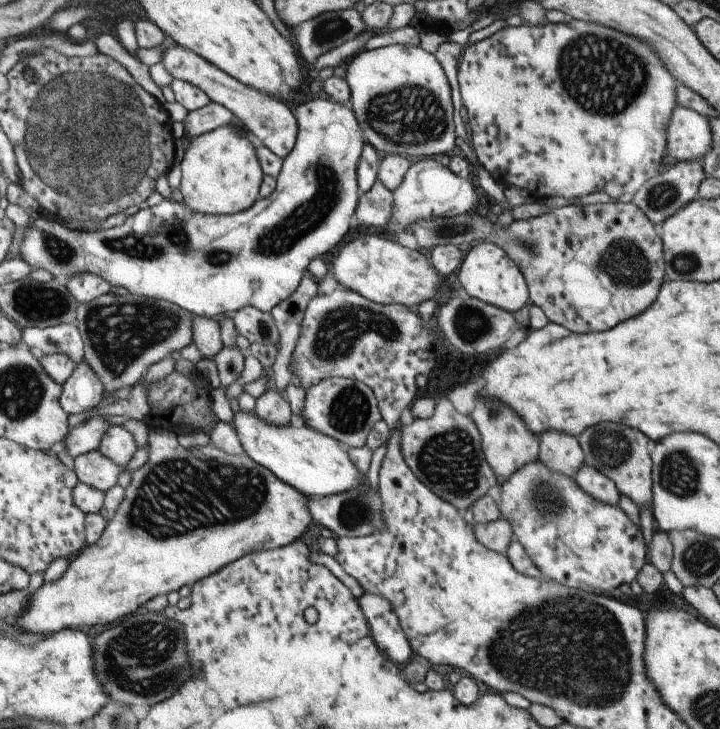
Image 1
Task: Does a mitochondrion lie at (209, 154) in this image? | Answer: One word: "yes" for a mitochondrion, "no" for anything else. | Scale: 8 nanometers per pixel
no

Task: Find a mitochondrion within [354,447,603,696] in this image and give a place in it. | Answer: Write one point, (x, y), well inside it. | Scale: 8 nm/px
(541, 495)

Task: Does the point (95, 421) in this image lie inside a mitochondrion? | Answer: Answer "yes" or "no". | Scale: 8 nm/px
no

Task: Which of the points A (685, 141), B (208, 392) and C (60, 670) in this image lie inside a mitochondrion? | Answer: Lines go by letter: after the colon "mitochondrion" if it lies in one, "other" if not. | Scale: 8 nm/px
A: other
B: other
C: other

